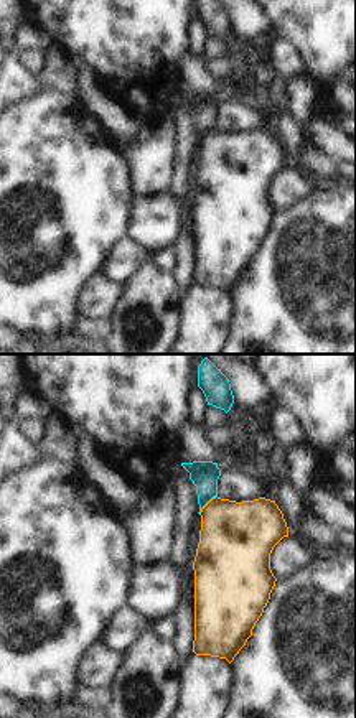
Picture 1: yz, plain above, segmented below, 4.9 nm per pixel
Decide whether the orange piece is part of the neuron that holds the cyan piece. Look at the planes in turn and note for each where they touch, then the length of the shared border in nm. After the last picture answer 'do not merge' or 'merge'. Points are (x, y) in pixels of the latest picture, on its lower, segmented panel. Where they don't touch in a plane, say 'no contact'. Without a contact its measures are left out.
meets cyan at (206, 503); contact 130 nm long

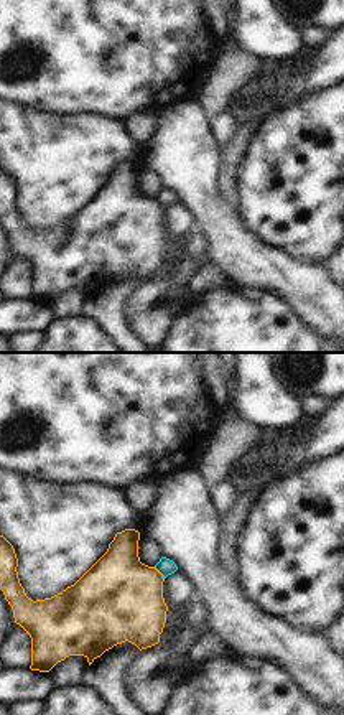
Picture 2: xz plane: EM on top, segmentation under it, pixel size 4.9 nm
meets cyan at (160, 572); contact 80 nm long

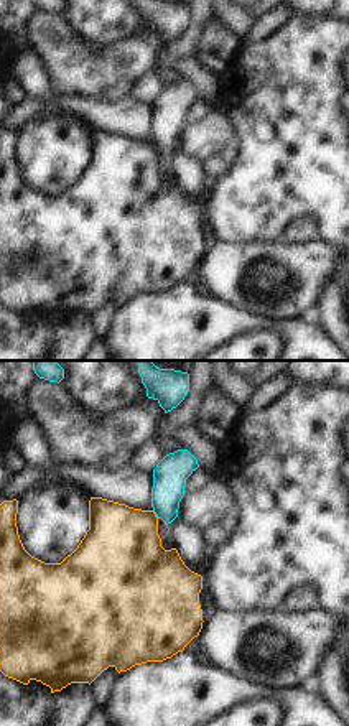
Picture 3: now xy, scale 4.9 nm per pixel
meets cyan at (155, 512); contact 50 nm long

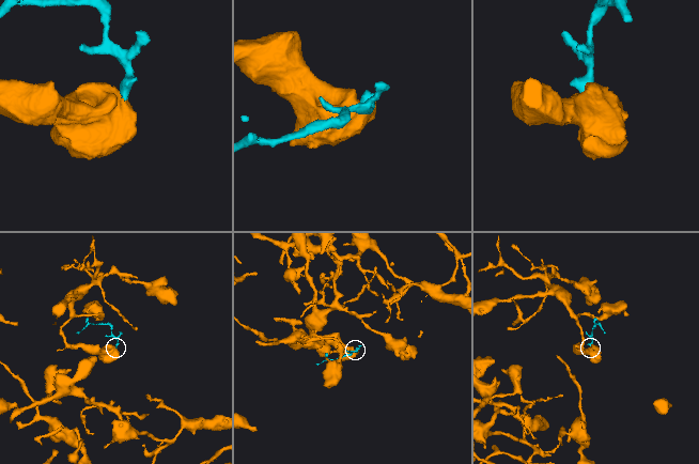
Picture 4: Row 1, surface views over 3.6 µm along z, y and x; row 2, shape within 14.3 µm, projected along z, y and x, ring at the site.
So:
do not merge

